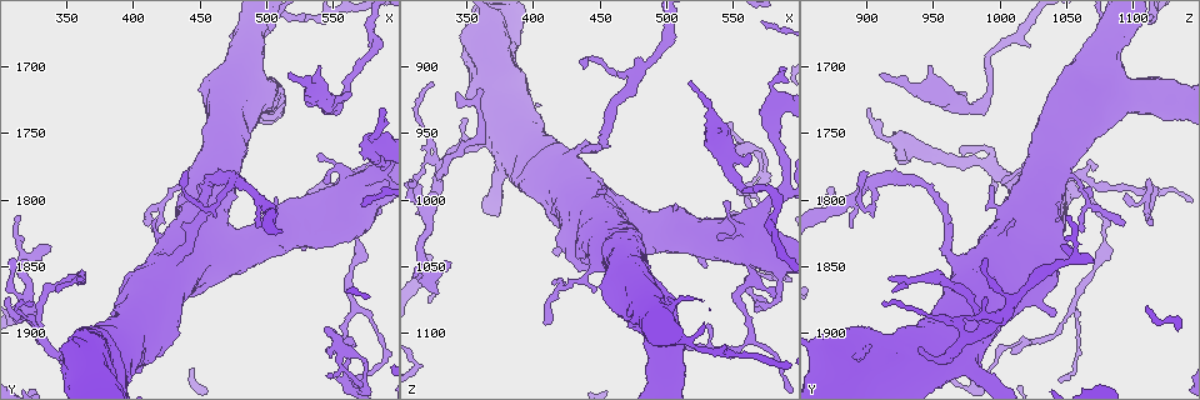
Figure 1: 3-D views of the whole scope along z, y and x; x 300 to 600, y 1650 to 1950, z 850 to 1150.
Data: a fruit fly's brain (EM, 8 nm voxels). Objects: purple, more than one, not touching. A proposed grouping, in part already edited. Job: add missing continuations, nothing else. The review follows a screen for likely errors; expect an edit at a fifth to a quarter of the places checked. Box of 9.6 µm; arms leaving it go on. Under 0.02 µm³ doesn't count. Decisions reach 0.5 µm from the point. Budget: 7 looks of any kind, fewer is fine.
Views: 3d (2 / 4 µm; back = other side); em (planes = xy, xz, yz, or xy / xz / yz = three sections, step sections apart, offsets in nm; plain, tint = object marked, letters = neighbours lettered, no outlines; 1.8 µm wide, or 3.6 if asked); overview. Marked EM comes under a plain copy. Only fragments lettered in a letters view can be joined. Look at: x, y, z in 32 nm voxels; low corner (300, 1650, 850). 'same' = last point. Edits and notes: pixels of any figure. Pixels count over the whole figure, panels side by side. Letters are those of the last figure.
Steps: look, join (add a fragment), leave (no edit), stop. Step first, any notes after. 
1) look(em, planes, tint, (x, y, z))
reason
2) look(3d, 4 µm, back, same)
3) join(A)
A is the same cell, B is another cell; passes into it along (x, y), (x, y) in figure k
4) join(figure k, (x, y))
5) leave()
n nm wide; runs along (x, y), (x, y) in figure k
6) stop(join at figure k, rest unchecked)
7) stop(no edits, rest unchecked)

look(3d, 2 µm, (538, 1770, 1026))
branch stops here

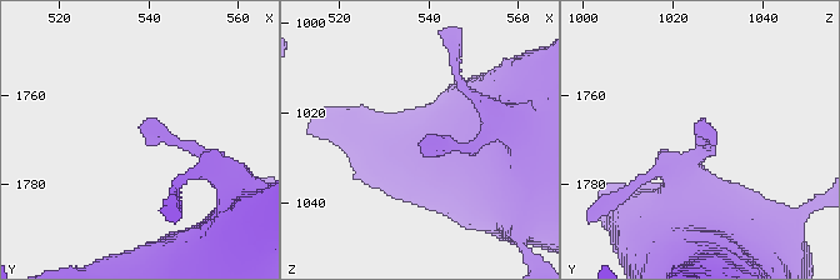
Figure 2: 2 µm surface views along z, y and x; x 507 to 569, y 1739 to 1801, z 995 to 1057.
look(em, yz, step 16, letters, (538, 1768, 1026))
shape alone is not enough

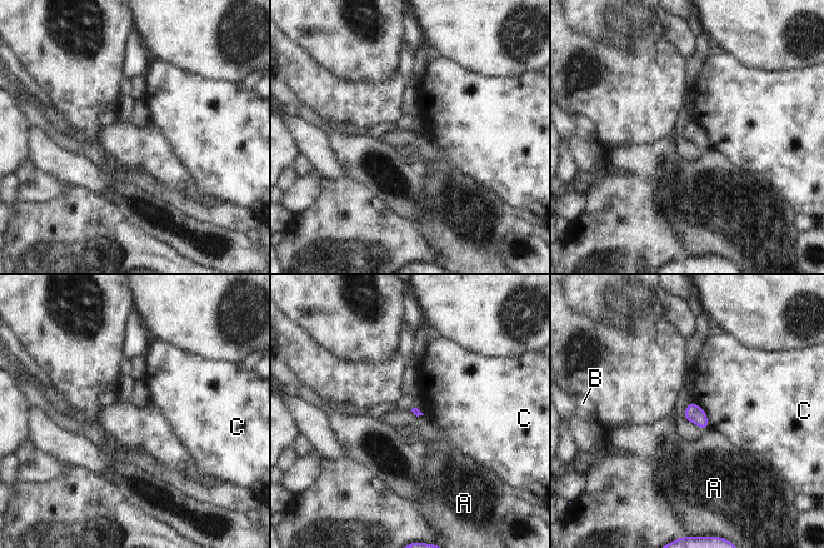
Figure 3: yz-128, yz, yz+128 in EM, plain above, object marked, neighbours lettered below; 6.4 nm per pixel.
look(em, planes, letters, same)

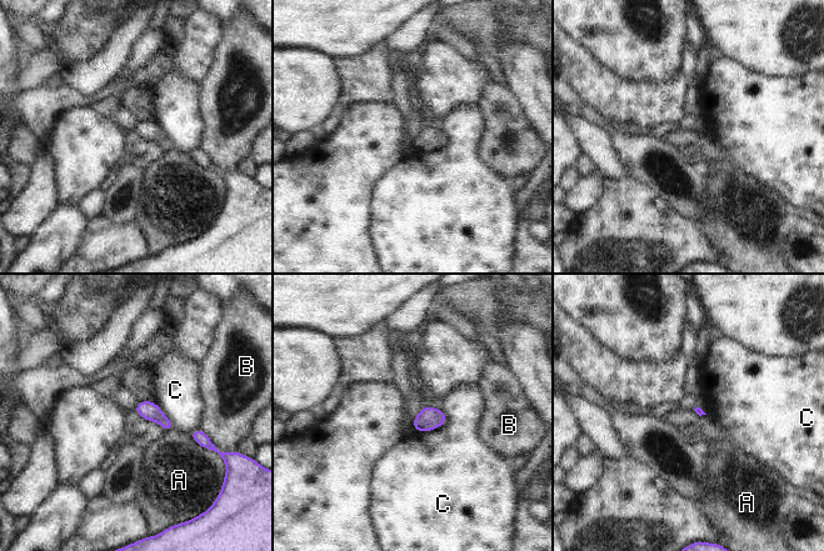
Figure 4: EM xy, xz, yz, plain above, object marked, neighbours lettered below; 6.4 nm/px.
leave()
A, B and C are other cells; none of them fits

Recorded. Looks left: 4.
look(3d, 4 µm, (546, 1932, 942))
free end

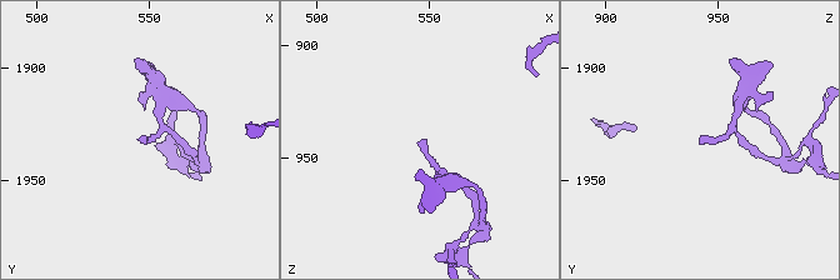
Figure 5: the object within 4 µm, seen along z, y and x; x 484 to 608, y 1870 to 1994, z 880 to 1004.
look(em, xz, step 16, letters, (545, 1932, 944))
now the EM

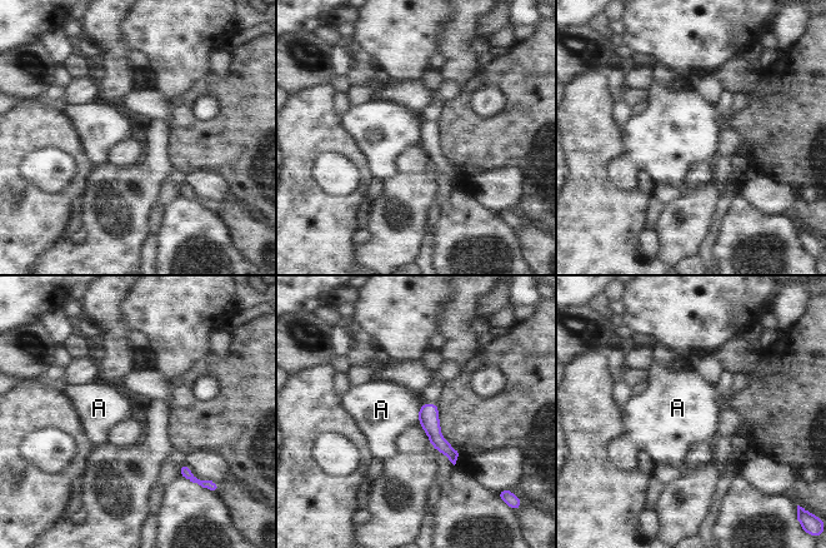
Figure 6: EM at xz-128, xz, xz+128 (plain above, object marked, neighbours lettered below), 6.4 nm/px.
leave()
A is another cell; border along (422, 403), (417, 412), (419, 424) in figure 6; no lettered fragment goes on from it

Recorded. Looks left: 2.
stop(no edits, rest unchecked)

